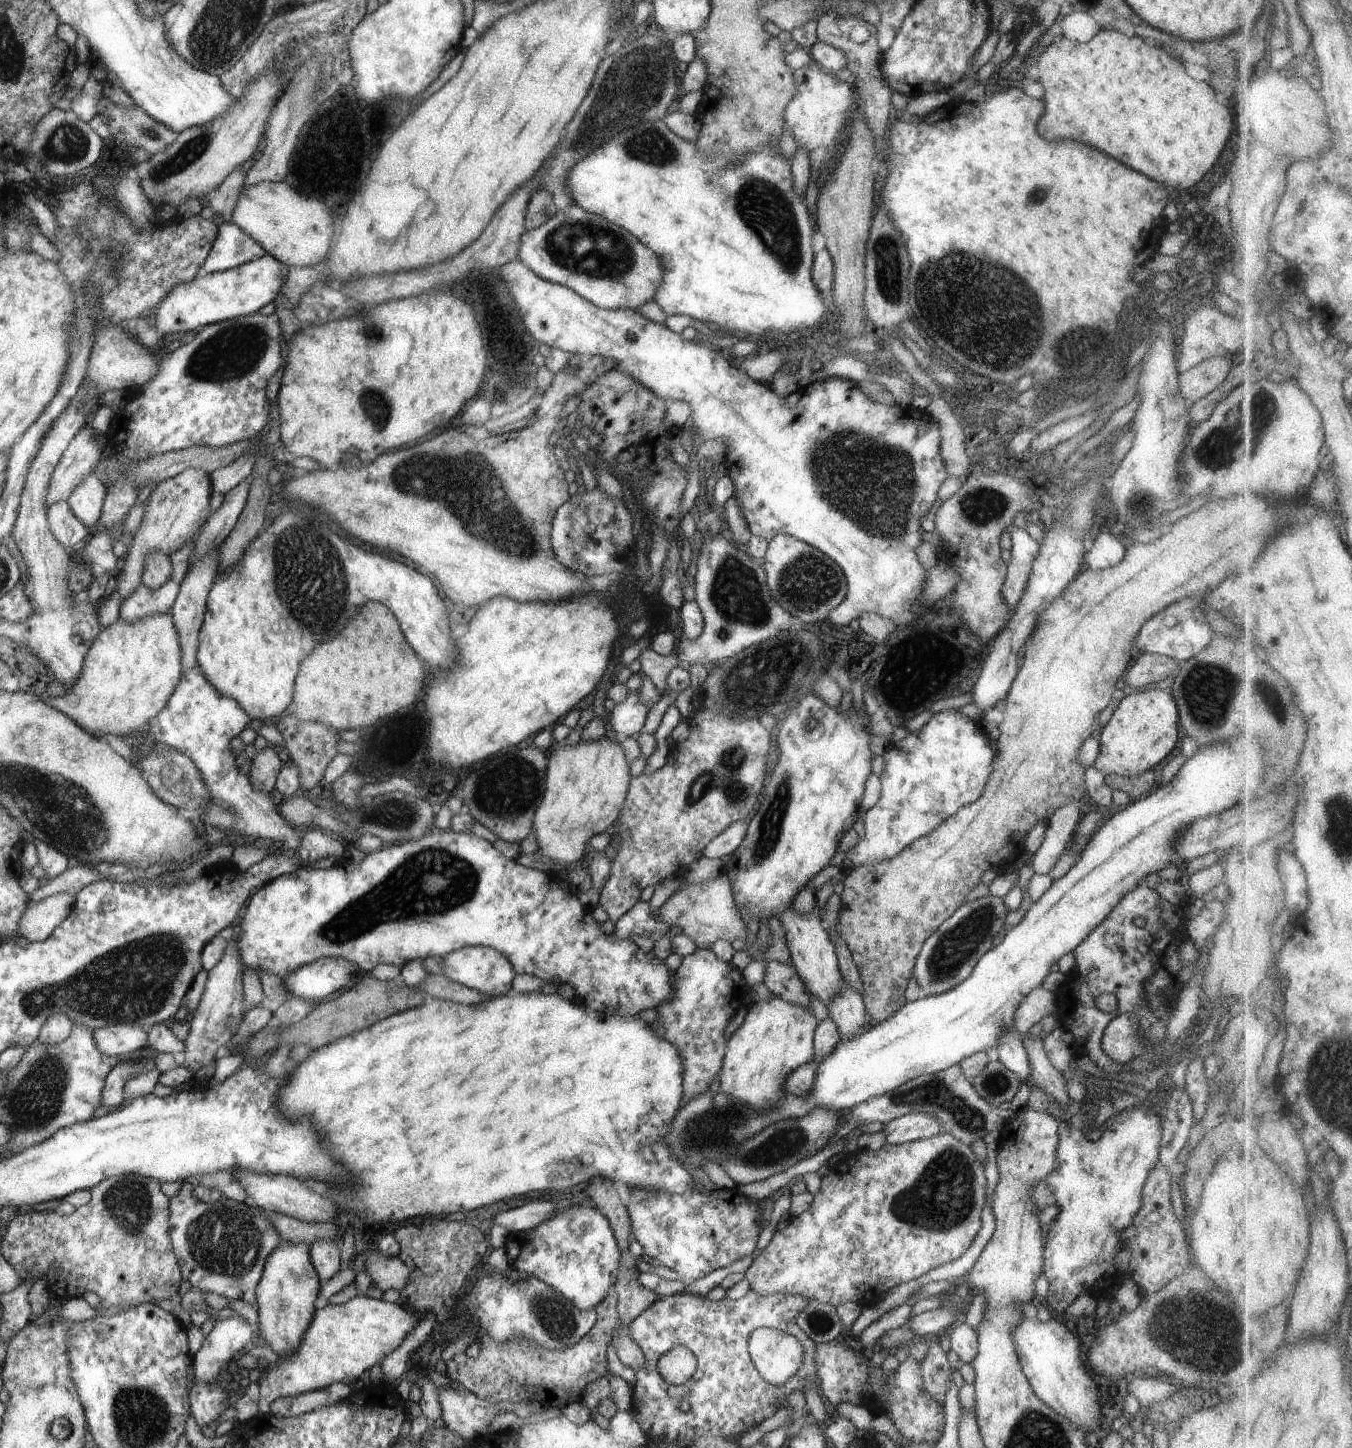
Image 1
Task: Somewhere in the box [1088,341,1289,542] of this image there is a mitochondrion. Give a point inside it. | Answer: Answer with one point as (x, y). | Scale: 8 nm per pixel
(1218, 451)

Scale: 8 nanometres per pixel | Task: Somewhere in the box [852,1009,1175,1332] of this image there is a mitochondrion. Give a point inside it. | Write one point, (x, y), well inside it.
(943, 1197)

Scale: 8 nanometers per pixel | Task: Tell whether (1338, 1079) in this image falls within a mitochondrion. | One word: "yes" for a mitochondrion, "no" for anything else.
yes

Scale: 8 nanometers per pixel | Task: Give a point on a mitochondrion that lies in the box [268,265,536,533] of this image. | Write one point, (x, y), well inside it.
(378, 409)

